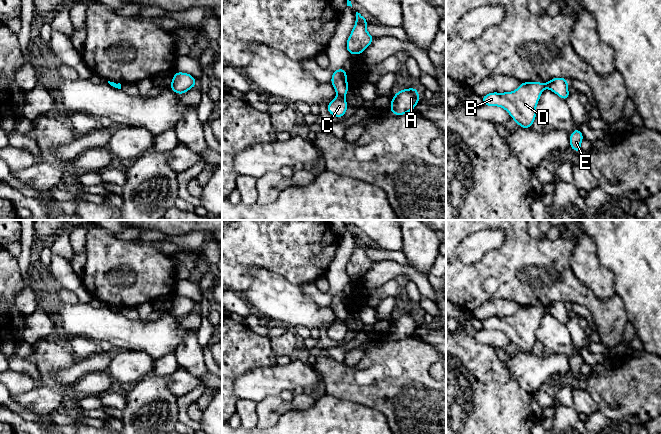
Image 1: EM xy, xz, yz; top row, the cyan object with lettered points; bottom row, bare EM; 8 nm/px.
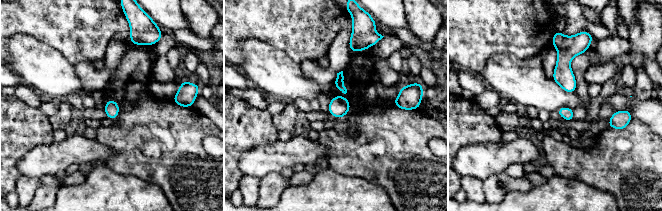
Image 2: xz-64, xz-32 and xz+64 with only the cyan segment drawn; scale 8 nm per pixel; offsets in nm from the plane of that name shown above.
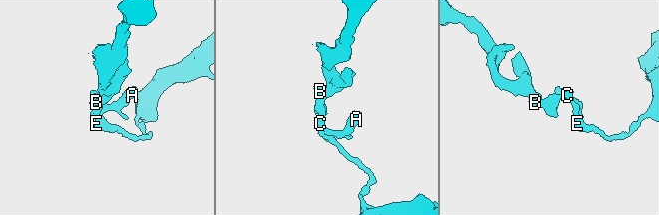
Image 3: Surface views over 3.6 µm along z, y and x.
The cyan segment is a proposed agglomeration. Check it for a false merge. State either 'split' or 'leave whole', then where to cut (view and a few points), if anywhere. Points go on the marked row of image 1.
split; cut in xz along (338, 95), (343, 97)

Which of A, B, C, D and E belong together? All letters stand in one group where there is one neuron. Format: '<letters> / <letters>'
A C E / B D

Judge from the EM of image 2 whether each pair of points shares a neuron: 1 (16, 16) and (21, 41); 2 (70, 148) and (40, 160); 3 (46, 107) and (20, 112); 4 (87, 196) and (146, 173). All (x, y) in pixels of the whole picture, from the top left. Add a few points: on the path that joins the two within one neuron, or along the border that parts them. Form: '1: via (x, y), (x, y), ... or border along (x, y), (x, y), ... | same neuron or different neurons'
1: border along (10, 37), (16, 34), (30, 34), (41, 42) | different neurons
2: via (63, 154), (47, 159) | same neuron
3: border along (37, 108), (48, 117) | different neurons
4: border along (114, 170), (120, 174), (132, 174), (159, 185) | different neurons

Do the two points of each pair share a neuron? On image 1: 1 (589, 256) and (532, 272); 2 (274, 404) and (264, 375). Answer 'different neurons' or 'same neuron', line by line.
1: different neurons
2: different neurons

